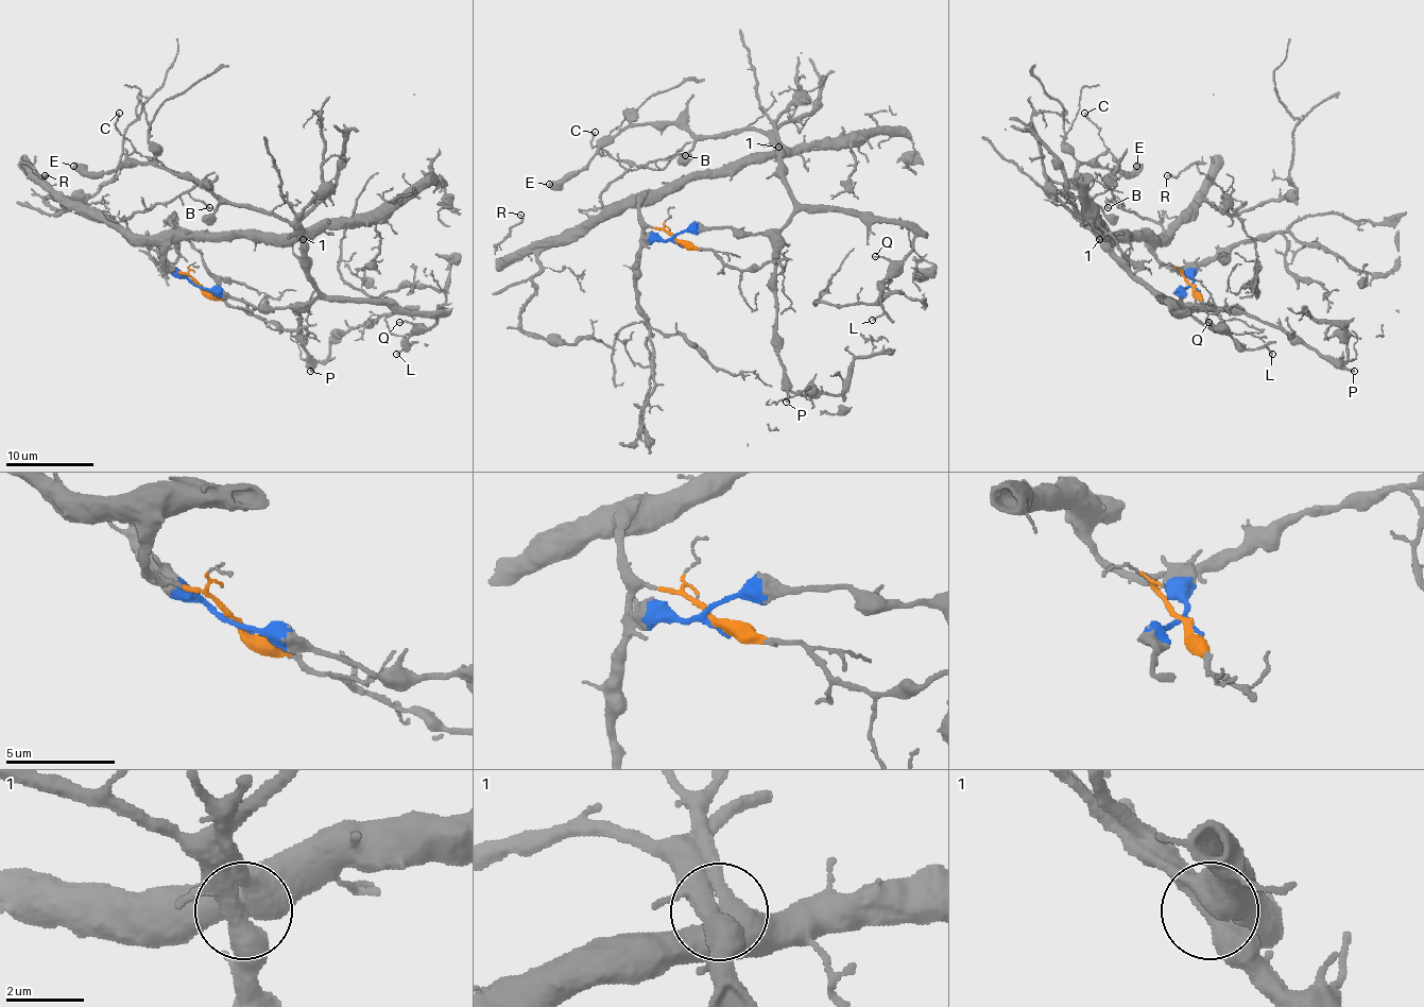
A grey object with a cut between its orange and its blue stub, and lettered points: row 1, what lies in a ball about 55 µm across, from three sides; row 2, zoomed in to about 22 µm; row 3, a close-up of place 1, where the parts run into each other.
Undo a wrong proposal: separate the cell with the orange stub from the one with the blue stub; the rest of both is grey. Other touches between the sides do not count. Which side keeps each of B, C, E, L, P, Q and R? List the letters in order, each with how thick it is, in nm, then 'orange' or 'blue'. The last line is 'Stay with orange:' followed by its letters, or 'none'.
B: 160 nm | orange
C: 190 nm | orange
E: 600 nm | blue
L: 140 nm | blue
P: 200 nm | blue
Q: 140 nm | blue
R: 160 nm | orange
Stay with orange: B, C, R

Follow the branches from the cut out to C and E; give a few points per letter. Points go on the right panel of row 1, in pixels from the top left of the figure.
C: (1193, 285), (1162, 262), (1155, 252), (1160, 225), (1124, 207), (1113, 194), (1113, 183), (1121, 172), (1084, 113)
E: (1193, 285), (1180, 299), (1186, 307), (1148, 290), (1084, 221), (1078, 168), (1137, 166)

